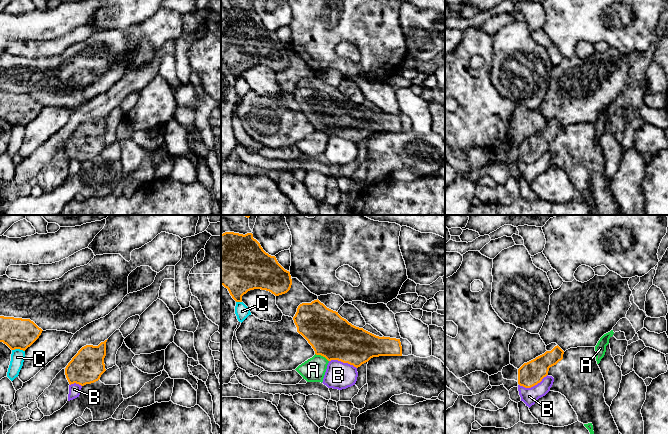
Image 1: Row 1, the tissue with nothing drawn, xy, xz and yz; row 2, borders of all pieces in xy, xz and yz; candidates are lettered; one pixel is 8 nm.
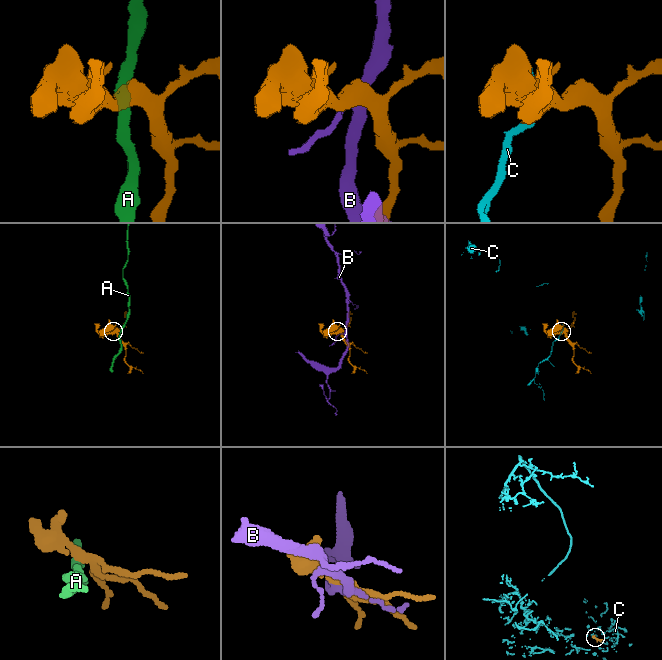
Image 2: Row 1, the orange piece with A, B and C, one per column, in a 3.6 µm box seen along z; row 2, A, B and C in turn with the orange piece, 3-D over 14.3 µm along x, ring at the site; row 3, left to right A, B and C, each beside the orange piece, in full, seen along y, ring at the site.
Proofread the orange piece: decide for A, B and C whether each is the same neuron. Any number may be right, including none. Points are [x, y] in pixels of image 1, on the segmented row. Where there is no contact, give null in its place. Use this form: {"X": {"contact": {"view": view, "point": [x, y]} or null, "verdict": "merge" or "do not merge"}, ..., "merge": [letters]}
{"A": {"contact": {"view": "xz", "point": [322, 355]}, "verdict": "do not merge"}, "B": {"contact": {"view": "yz", "point": [533, 385]}, "verdict": "do not merge"}, "C": {"contact": {"view": "xy", "point": [18, 348]}, "verdict": "do not merge"}, "merge": []}

